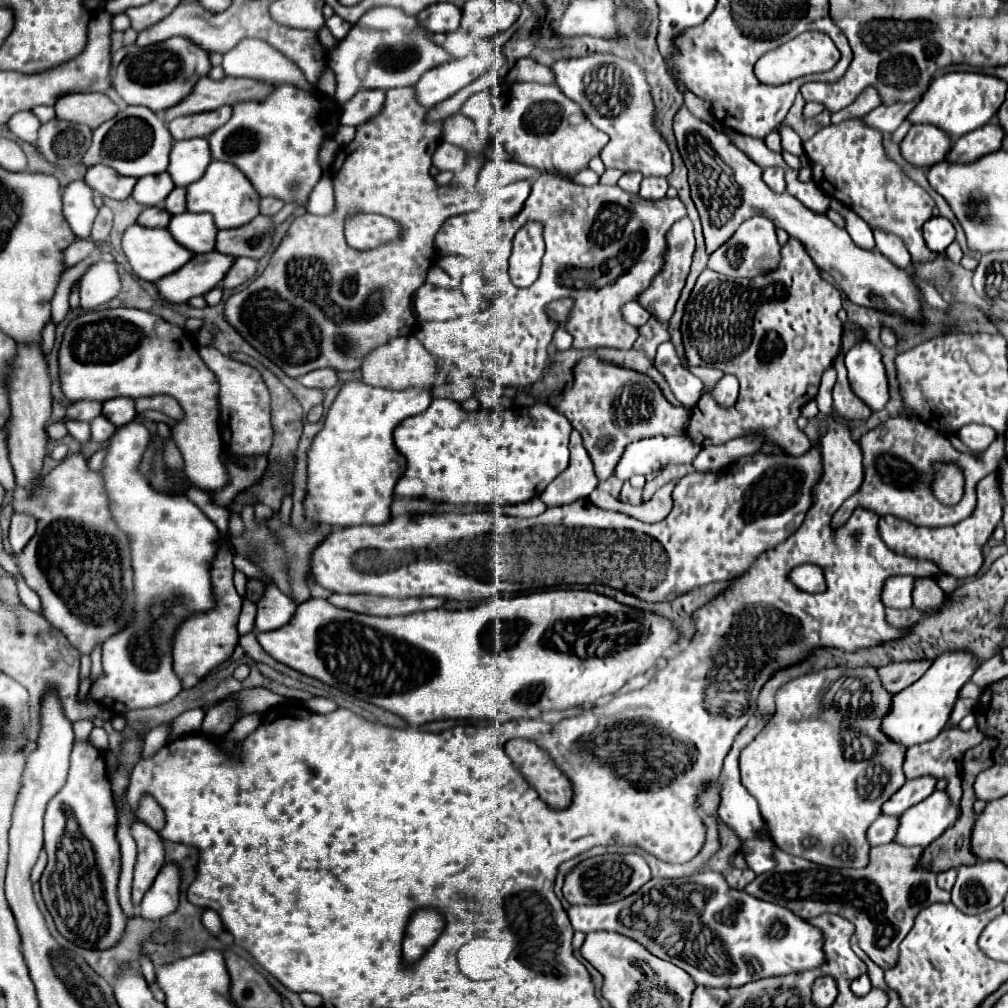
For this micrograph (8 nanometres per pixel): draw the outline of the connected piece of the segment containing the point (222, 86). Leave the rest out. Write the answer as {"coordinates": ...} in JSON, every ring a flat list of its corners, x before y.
{"coordinates":[[200,78,194,84,194,90,178,102,178,106,172,106,170,110,164,110,166,122,170,118,178,118,182,114,196,114,196,112,208,112,216,110,224,104,234,104,242,100,262,100,270,92,270,86,260,80,252,78,222,78,222,80,210,80]]}

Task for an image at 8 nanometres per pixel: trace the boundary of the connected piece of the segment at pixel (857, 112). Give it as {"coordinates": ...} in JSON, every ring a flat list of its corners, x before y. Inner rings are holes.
{"coordinates":[[868,86,850,106,842,108,840,112,832,112,832,124,840,124,840,122,844,122,848,118,860,118,866,112,878,108,880,104,882,104,880,94,876,90,872,90,872,86]]}

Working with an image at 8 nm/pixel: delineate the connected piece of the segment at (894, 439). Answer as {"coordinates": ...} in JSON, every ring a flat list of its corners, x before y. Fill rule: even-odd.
{"coordinates":[[890,418,878,428,870,430,860,438,860,446,864,450,864,482,860,490,850,496,840,510,832,518,832,528,840,528,852,514,856,506,864,506,874,510,876,514,892,514,902,520,920,526,948,526,968,518,976,506,976,484,986,474,992,474,998,468,998,460,1004,454,1004,438,998,438,982,456,976,460,974,456,958,452,950,440,936,430,930,430,924,422],[952,460,964,474,964,496,958,504,946,506,932,496,932,480,934,480,934,462]]}

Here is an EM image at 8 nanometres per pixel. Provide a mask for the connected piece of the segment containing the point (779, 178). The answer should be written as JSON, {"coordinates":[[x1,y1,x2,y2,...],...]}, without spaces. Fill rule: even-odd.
{"coordinates":[[766,168,762,174,764,182,778,194,786,190,786,180,784,180,784,168]]}

